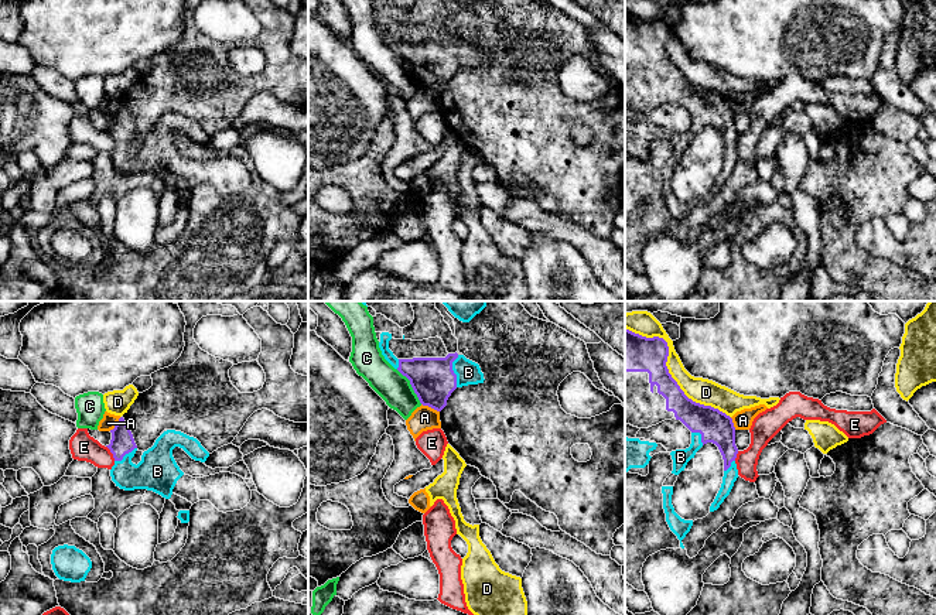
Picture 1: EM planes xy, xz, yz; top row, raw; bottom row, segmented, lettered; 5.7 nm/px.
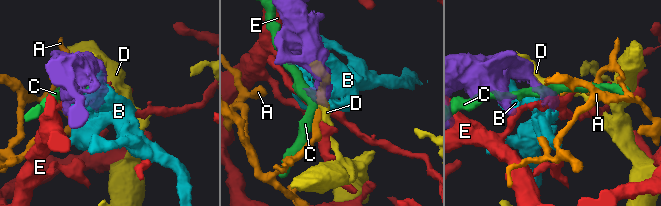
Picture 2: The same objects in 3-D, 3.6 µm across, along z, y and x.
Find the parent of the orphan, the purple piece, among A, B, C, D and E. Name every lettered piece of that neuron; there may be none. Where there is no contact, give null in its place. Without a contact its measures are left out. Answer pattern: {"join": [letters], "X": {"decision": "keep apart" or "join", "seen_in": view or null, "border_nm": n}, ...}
{"join": ["B"], "A": {"decision": "keep apart", "seen_in": "xz", "border_nm": 120}, "B": {"decision": "join", "seen_in": "xz", "border_nm": 180}, "C": {"decision": "keep apart", "seen_in": "xz", "border_nm": 240}, "D": {"decision": "keep apart", "seen_in": "yz", "border_nm": 800}, "E": {"decision": "keep apart", "seen_in": "xy", "border_nm": 100}}

